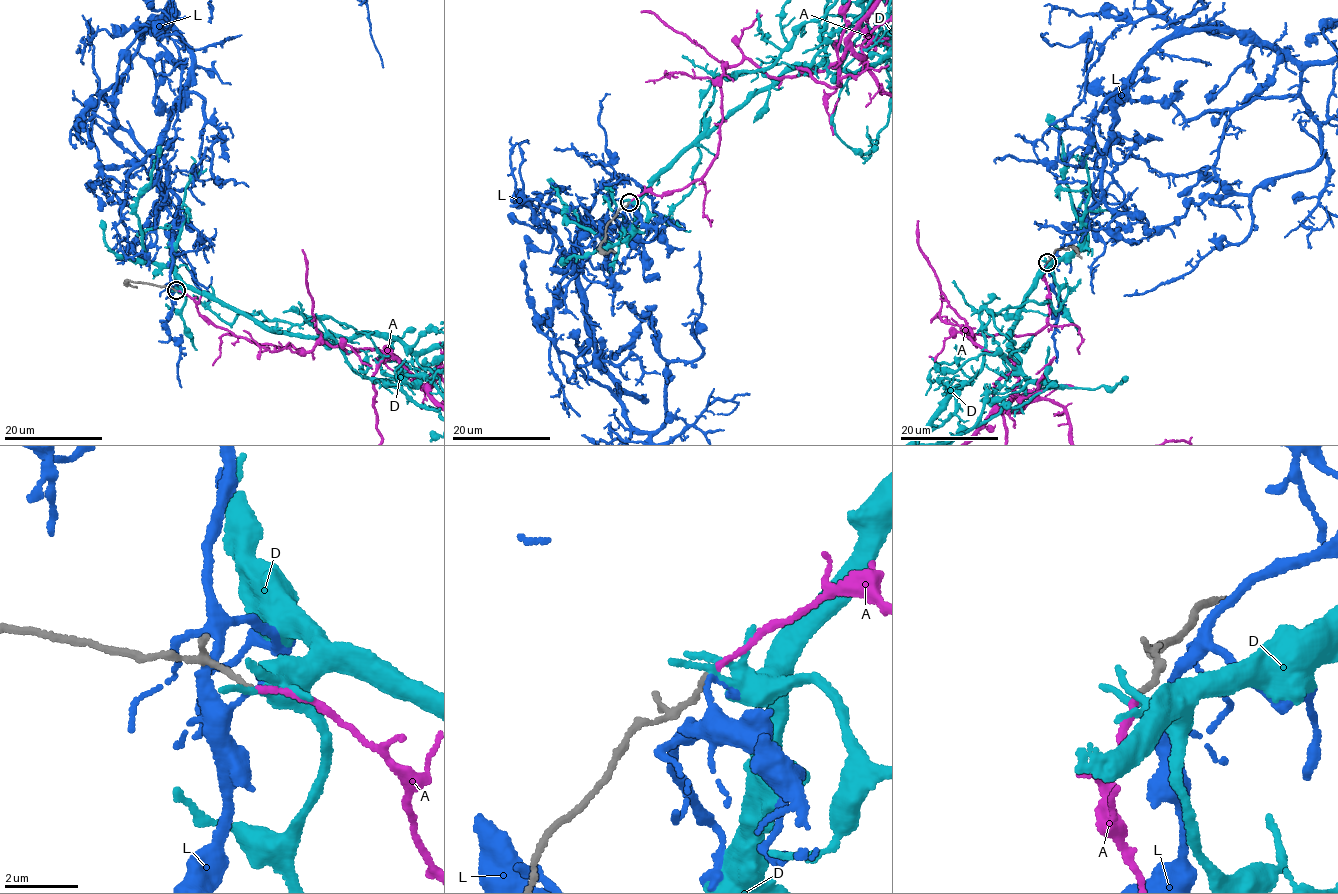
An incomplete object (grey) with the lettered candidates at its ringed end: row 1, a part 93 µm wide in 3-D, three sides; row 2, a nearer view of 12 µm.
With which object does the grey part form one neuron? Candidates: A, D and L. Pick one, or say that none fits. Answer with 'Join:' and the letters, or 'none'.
Join: A

